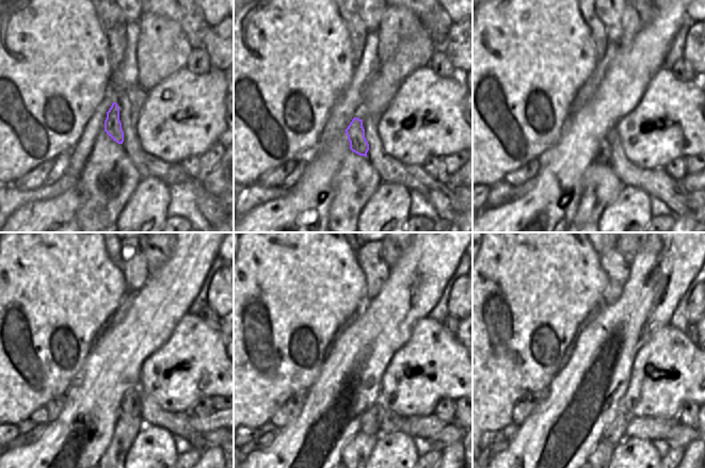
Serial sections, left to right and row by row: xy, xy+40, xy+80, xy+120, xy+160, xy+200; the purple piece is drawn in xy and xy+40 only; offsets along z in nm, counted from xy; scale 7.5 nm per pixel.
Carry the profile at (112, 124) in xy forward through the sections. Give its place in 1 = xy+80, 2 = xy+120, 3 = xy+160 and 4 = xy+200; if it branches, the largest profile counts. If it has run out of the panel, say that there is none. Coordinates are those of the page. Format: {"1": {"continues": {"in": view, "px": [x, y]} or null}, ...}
{"1": {"continues": {"in": "xy+80", "px": [603, 156]}}, "2": {"continues": {"in": "xy+120", "px": [131, 402]}}, "3": {"continues": {"in": "xy+160", "px": [373, 421]}}, "4": {"continues": {"in": "xy+200", "px": [614, 434]}}}

